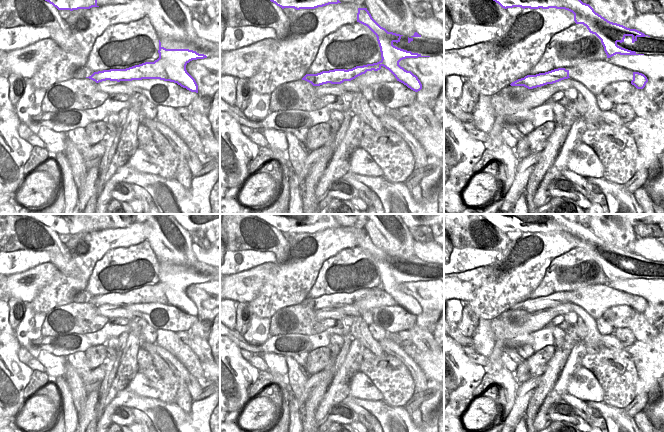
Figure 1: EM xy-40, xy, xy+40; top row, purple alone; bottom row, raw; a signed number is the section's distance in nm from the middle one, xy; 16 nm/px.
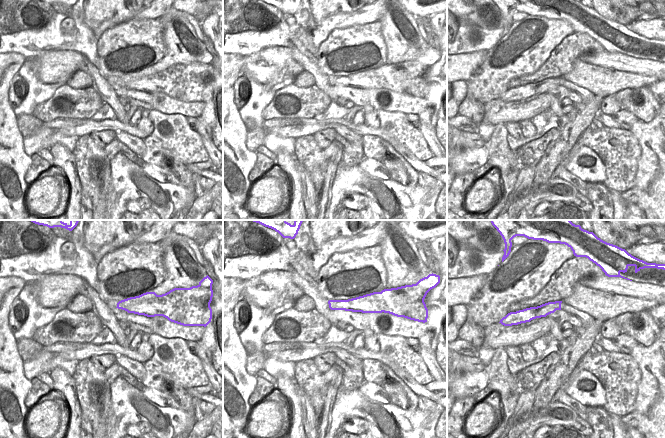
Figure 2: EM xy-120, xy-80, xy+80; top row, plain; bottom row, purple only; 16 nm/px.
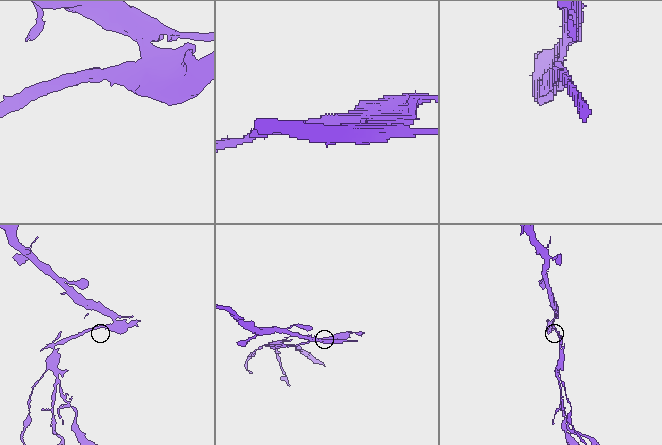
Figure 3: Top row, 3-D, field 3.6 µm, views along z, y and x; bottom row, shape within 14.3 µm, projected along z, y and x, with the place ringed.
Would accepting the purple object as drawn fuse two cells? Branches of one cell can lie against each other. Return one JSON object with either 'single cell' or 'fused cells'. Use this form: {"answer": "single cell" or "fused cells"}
{"answer": "fused cells"}

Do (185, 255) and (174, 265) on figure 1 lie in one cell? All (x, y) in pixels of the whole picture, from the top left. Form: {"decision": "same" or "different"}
{"decision": "same"}

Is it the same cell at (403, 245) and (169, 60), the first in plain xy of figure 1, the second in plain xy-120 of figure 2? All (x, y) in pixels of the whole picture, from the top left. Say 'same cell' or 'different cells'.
same cell

